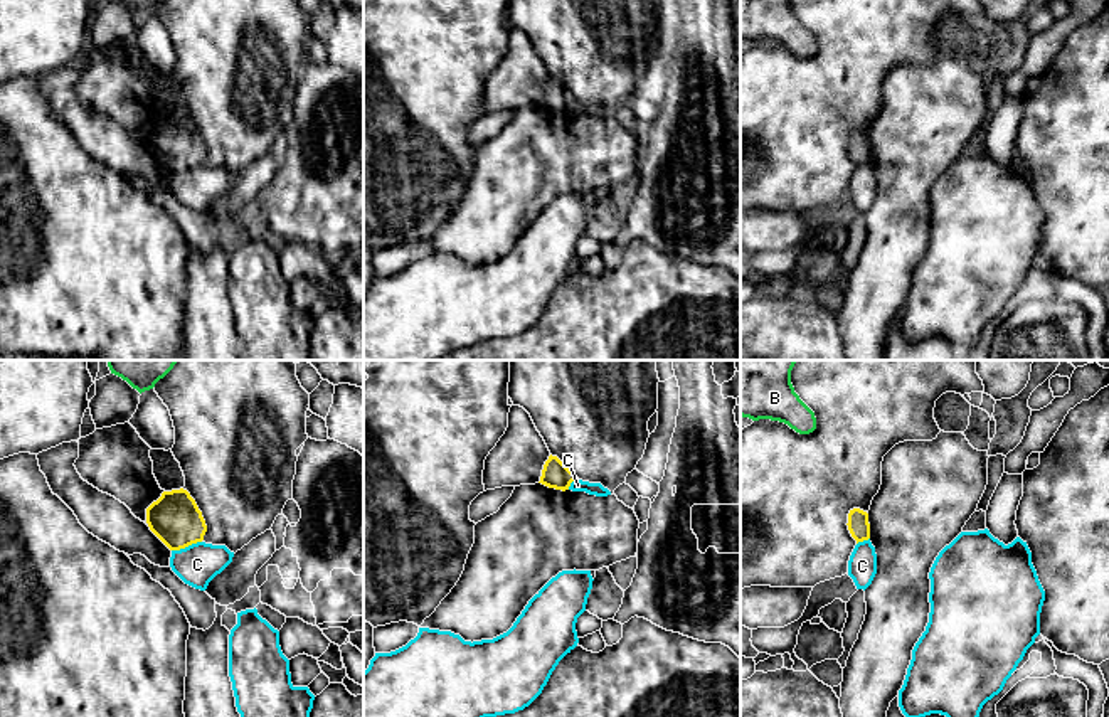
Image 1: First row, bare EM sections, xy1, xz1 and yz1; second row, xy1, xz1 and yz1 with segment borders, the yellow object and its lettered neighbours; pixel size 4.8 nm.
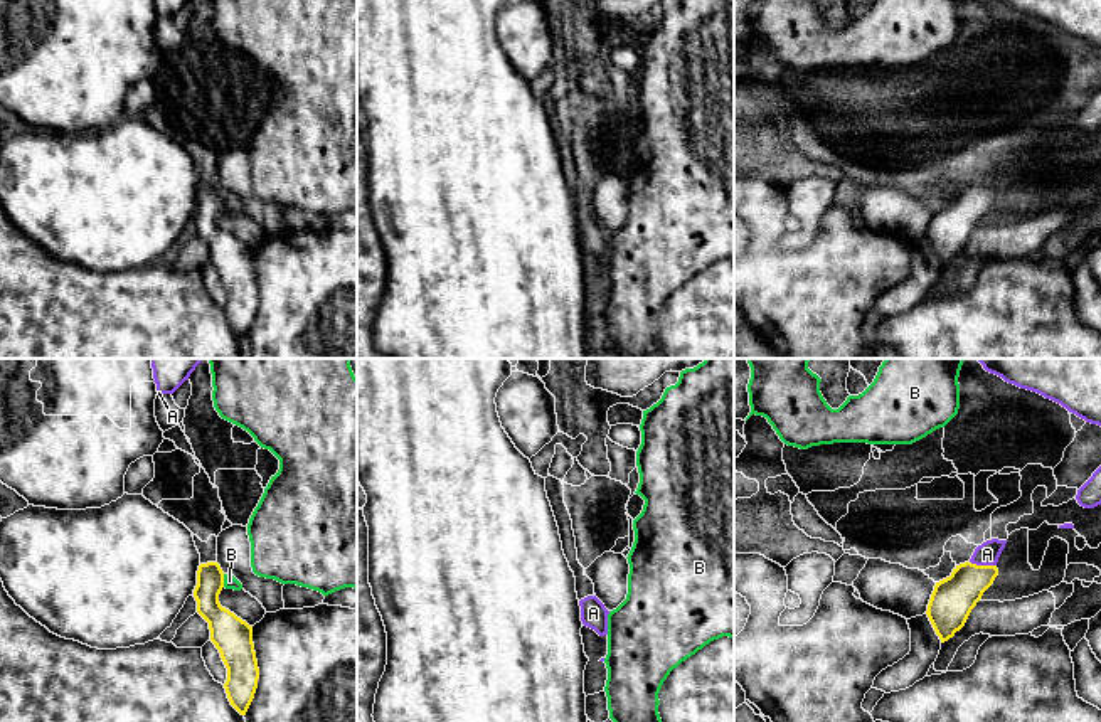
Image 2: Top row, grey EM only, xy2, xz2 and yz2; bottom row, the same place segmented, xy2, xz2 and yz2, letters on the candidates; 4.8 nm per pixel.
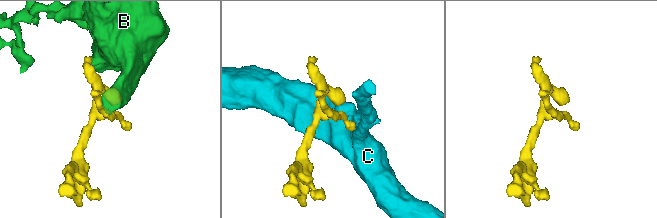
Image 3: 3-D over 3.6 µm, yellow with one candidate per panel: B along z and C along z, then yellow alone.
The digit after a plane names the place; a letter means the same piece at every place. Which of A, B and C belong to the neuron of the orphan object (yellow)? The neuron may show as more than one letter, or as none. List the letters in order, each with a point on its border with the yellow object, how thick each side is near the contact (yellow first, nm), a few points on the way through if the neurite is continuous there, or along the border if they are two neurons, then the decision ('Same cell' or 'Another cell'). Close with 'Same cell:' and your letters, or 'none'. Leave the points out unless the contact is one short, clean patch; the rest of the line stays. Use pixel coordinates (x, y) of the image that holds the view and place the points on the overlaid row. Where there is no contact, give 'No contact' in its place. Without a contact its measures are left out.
A: Touches yellow at yz2 (983, 566). Thickness 200 nm (yellow) against 110 nm. Path across: yz2 (953, 598), (983, 566), (987, 554). Same cell
B: Touches yellow at xy2 (223, 581). Thickness 170 nm (yellow) against 60 nm. Boundary: xy2 (223, 574), (224, 586). Another cell
C: Touches yellow at xy1 (185, 546). Thickness 240 nm (yellow) against 200 nm. Boundary: xy1 (201, 541), (172, 551). Another cell
Same cell: A

